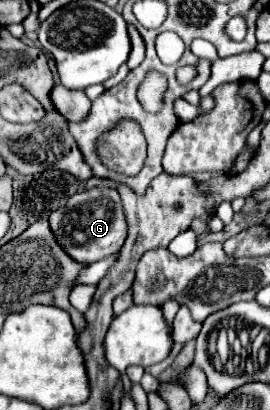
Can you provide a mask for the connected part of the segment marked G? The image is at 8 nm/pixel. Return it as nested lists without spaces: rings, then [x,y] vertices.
[[[92,188],[76,192],[62,208],[56,208],[48,220],[50,230],[62,250],[72,260],[84,266],[116,254],[120,250],[120,244],[124,244],[124,236],[128,234],[124,214],[120,212],[120,196],[116,196],[116,188]]]

